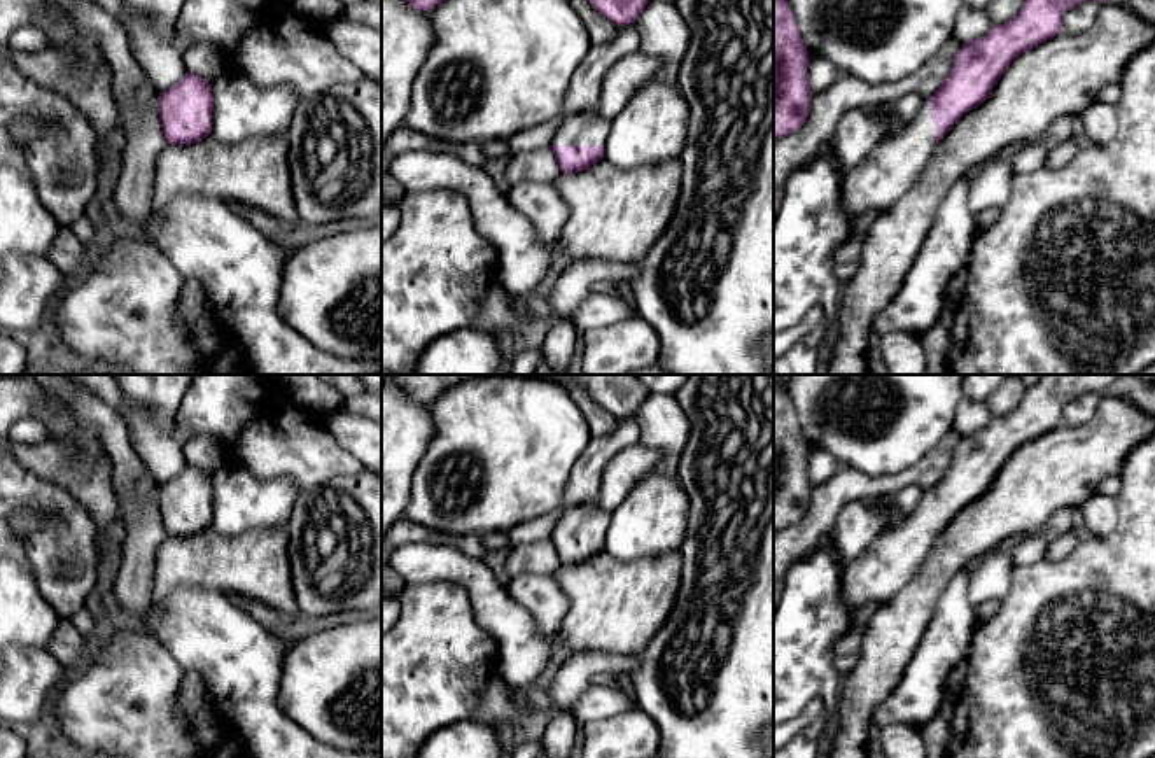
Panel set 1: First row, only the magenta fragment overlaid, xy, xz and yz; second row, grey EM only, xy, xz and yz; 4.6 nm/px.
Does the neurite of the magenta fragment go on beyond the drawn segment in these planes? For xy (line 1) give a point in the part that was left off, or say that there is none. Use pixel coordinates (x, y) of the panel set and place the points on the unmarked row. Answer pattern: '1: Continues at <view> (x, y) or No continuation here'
1: No continuation here

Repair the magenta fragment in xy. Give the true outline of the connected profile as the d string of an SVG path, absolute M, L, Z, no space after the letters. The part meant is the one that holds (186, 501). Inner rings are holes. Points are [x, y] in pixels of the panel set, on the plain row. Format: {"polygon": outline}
{"polygon": "M186 464L173 480L159 485L159 513L172 537L187 537L208 529L212 506L212 476L200 467Z"}

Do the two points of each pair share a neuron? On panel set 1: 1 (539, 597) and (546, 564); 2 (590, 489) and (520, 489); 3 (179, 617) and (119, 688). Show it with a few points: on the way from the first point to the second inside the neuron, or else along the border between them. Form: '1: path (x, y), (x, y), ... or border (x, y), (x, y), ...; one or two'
1: border (552, 573), (520, 573), (511, 576); two
2: border (581, 452), (567, 477), (560, 506); two
3: border (142, 627), (186, 671); two

